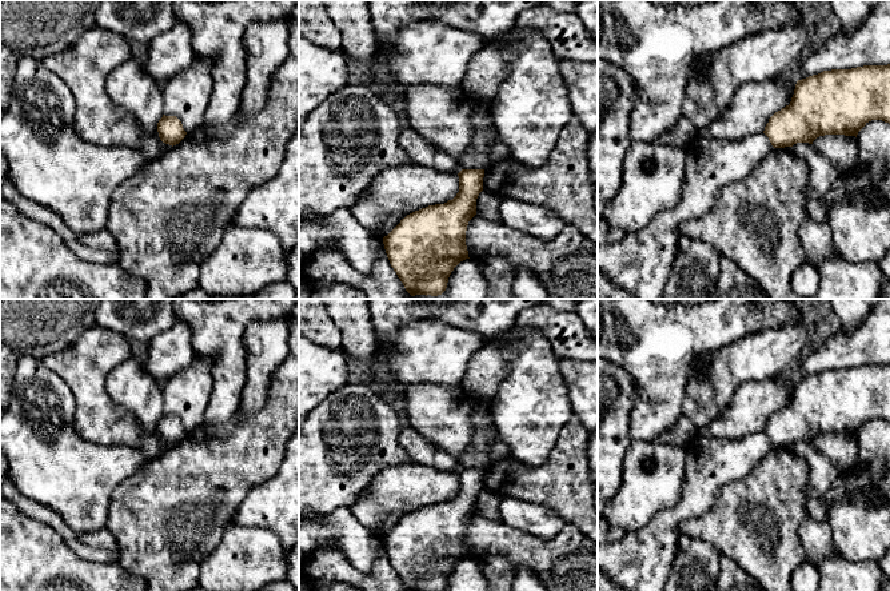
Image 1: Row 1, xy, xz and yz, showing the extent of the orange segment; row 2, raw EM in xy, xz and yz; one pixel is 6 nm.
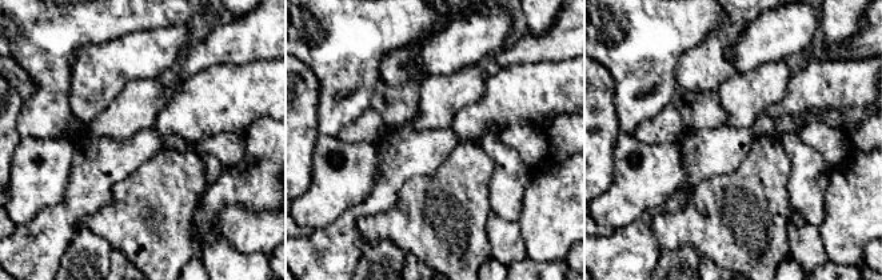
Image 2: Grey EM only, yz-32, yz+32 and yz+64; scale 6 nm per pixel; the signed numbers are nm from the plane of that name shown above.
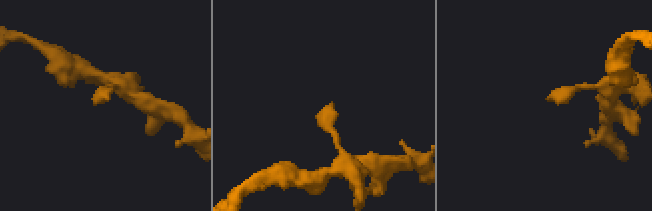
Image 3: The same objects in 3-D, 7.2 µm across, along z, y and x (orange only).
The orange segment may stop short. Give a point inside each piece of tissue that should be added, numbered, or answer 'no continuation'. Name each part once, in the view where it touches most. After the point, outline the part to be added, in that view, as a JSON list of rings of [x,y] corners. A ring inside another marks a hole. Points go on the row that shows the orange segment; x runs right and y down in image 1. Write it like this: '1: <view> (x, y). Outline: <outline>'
no continuation

